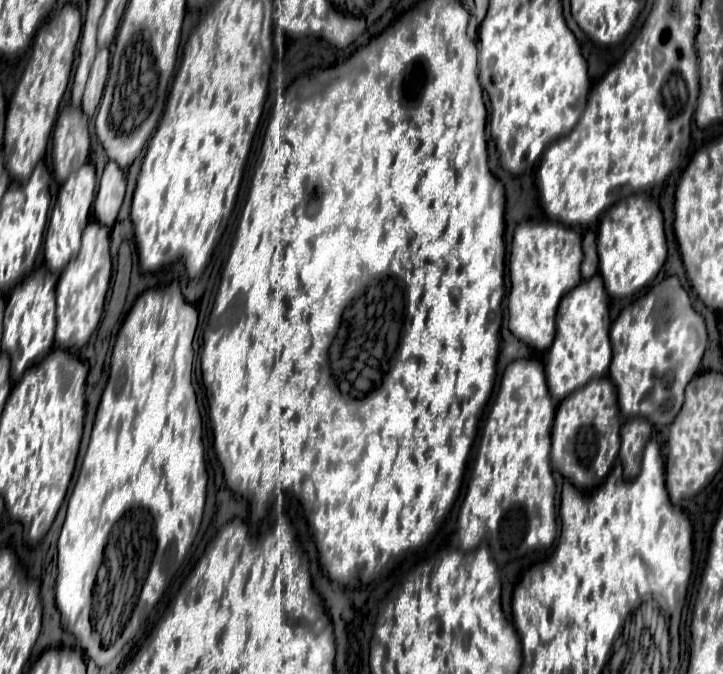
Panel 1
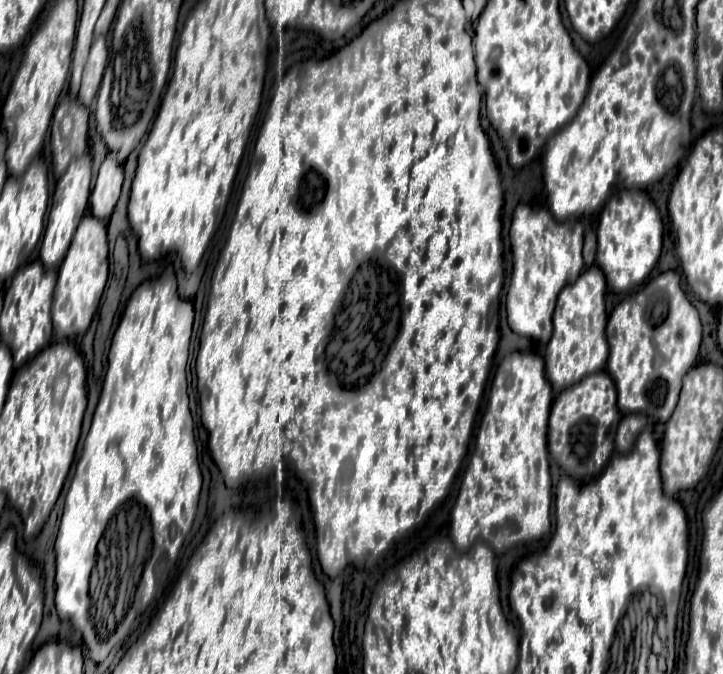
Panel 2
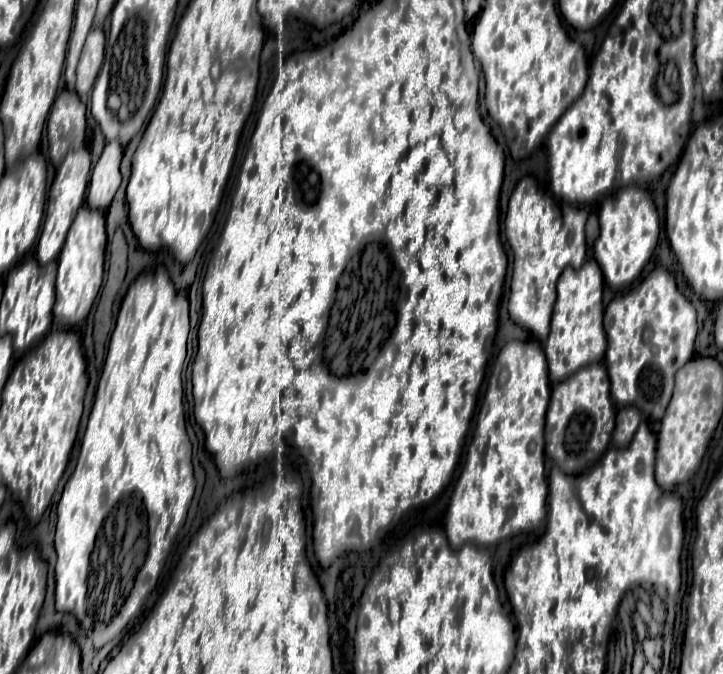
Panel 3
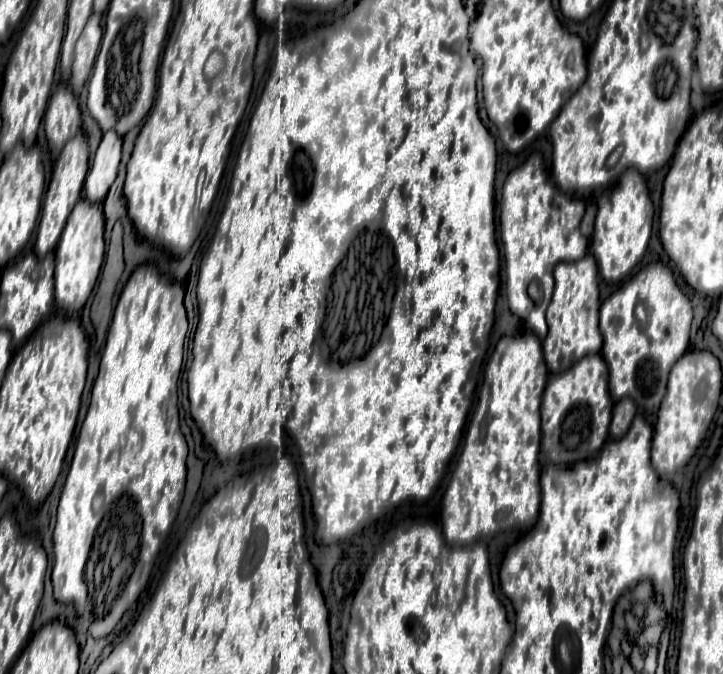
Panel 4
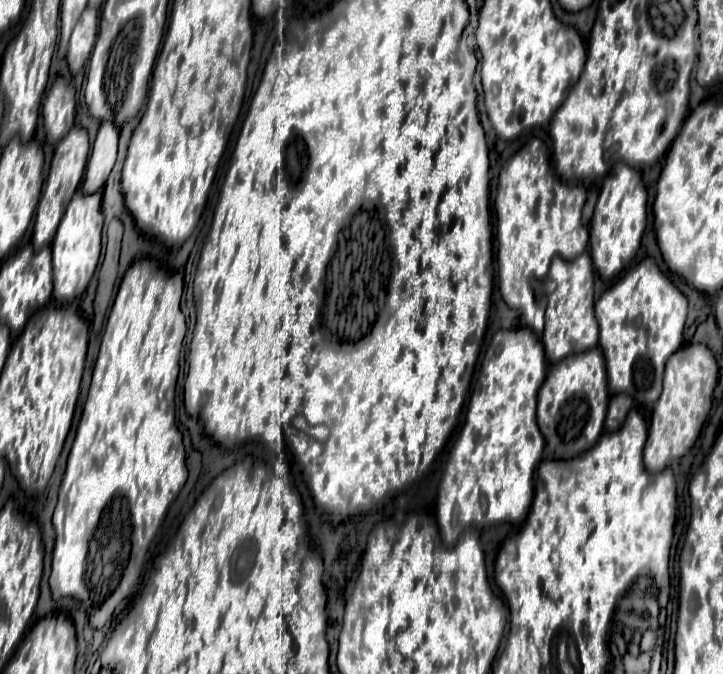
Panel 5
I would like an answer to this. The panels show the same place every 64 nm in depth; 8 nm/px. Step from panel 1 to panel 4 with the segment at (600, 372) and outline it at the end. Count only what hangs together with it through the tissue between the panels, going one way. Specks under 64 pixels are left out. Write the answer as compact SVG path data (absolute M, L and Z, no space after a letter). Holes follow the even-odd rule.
M584 256L576 264L556 264L554 268L554 296L548 308L548 334L544 338L544 358L552 374L566 370L572 362L586 354L600 352L602 334L598 328L598 268L594 256Z

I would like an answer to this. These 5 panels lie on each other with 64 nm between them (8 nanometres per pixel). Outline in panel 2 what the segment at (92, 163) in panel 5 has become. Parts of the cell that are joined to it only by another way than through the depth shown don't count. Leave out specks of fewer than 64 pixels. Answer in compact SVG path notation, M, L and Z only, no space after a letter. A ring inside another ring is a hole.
M108 152L108 156L104 158L98 170L96 184L90 194L90 210L96 218L102 218L102 220L110 218L120 196L122 180L124 180L122 164L116 160L116 156L112 156L112 152Z

